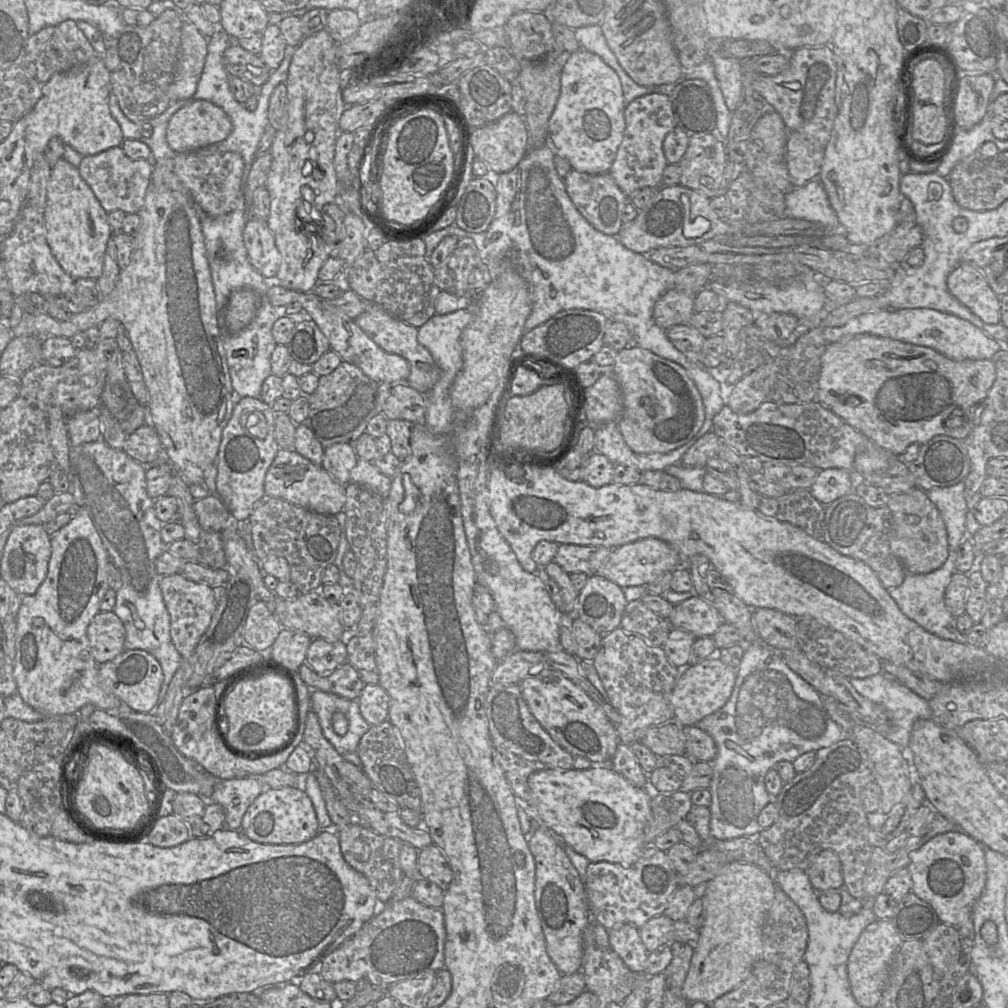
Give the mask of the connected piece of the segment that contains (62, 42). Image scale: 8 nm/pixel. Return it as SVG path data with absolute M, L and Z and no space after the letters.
M73 20L55 27L50 40L35 60L36 80L44 84L61 72L84 65L99 56Z

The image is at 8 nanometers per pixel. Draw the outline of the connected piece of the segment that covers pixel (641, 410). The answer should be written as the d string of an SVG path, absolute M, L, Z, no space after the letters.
M627 346L618 352L612 373L620 385L623 399L618 427L625 443L635 453L671 452L690 441L703 426L705 411L701 395L678 363L647 349Z

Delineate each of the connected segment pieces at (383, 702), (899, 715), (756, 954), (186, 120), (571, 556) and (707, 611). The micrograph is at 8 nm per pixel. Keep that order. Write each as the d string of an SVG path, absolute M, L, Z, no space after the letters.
M365 684L357 701L361 715L371 726L388 720L389 696L379 684Z
M884 671L864 679L851 678L849 682L860 695L874 703L882 705L886 709L890 725L889 730L884 736L901 748L909 745L911 731L916 721L932 718L932 711L928 701Z
M735 860L708 882L701 898L705 921L682 987L687 1001L714 1002L749 977L763 953L763 927L775 890L775 876L756 865Z
M194 100L170 119L166 139L178 153L194 152L225 140L232 123L220 107L206 100Z
M559 544L553 562L569 575L584 573L587 576L594 576L607 561L613 549L615 548Z
M699 596L675 605L667 619L673 628L688 631L696 638L712 637L724 623L718 610Z

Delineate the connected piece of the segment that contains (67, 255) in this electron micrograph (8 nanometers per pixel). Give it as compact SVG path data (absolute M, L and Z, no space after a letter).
M63 157L51 168L50 180L47 186L47 199L44 208L46 240L53 256L62 269L73 279L98 279L102 275L104 255L107 243L114 232L108 223L108 213L101 206L92 189L83 180L76 168Z

